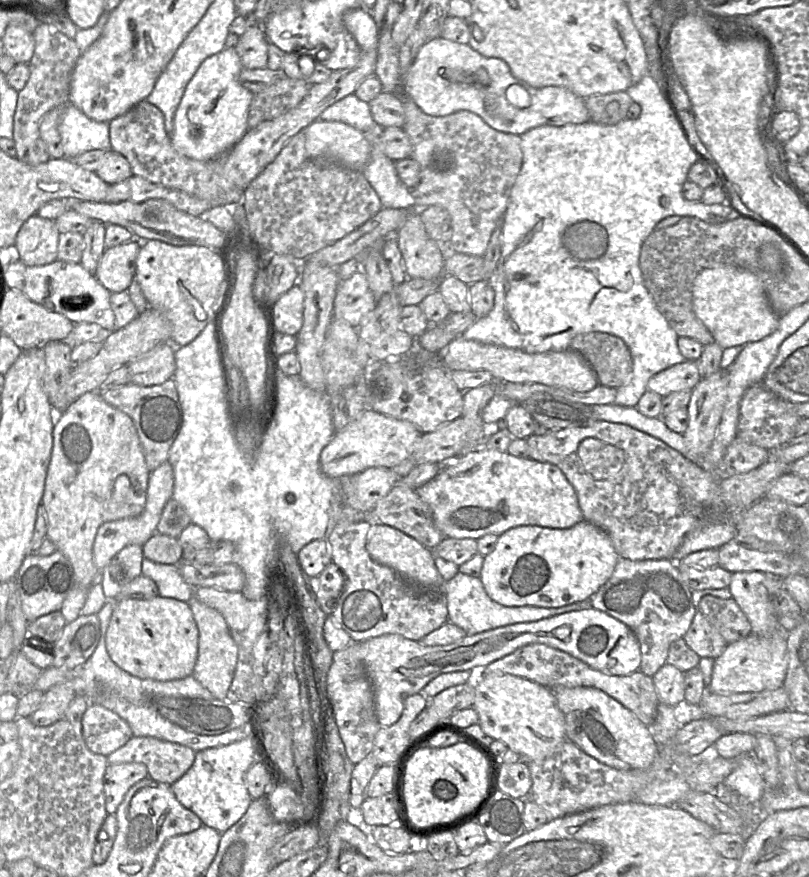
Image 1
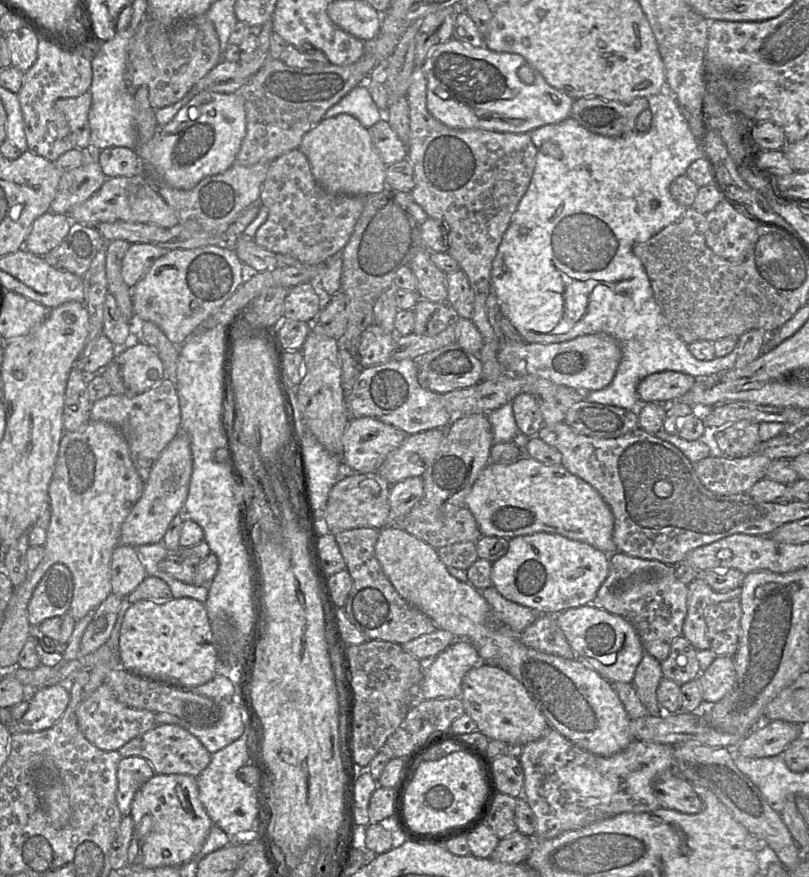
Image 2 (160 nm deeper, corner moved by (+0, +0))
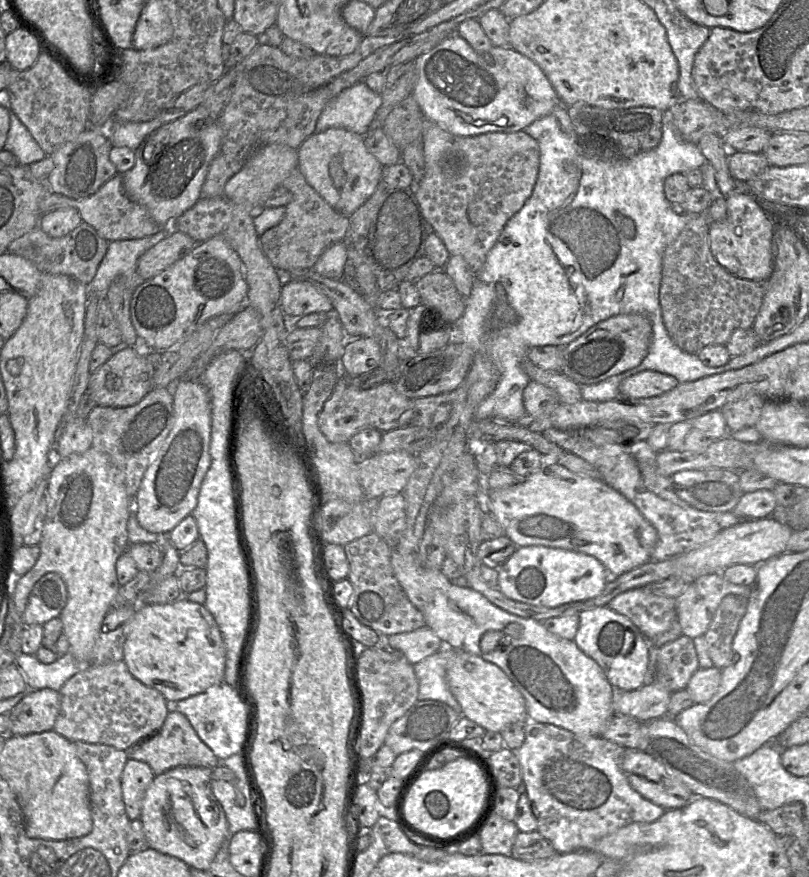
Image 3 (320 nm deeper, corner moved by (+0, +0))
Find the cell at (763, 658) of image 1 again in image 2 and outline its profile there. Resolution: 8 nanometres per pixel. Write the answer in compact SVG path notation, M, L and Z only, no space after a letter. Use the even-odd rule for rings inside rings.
M720 656L703 672L698 681L702 690L704 705L721 700L733 687L735 682L734 658Z

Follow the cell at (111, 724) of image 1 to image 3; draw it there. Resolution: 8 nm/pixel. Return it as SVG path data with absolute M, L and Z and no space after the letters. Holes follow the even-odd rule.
M124 660L81 666L59 693L60 712L53 729L71 742L104 744L126 750L158 732L168 714L168 701L160 692L134 678Z

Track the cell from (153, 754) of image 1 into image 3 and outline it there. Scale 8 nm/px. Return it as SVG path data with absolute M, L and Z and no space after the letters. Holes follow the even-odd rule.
M170 710L158 732L149 738L138 741L124 750L128 759L135 759L148 764L156 775L175 767L205 767L215 768L219 759L212 750L199 738L185 715Z

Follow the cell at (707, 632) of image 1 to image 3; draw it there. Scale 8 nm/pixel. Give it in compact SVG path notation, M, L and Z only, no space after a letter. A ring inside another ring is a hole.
M721 573L705 575L690 582L675 599L682 634L692 639L704 636L725 596L733 594L748 598L750 593L751 585L732 584Z

